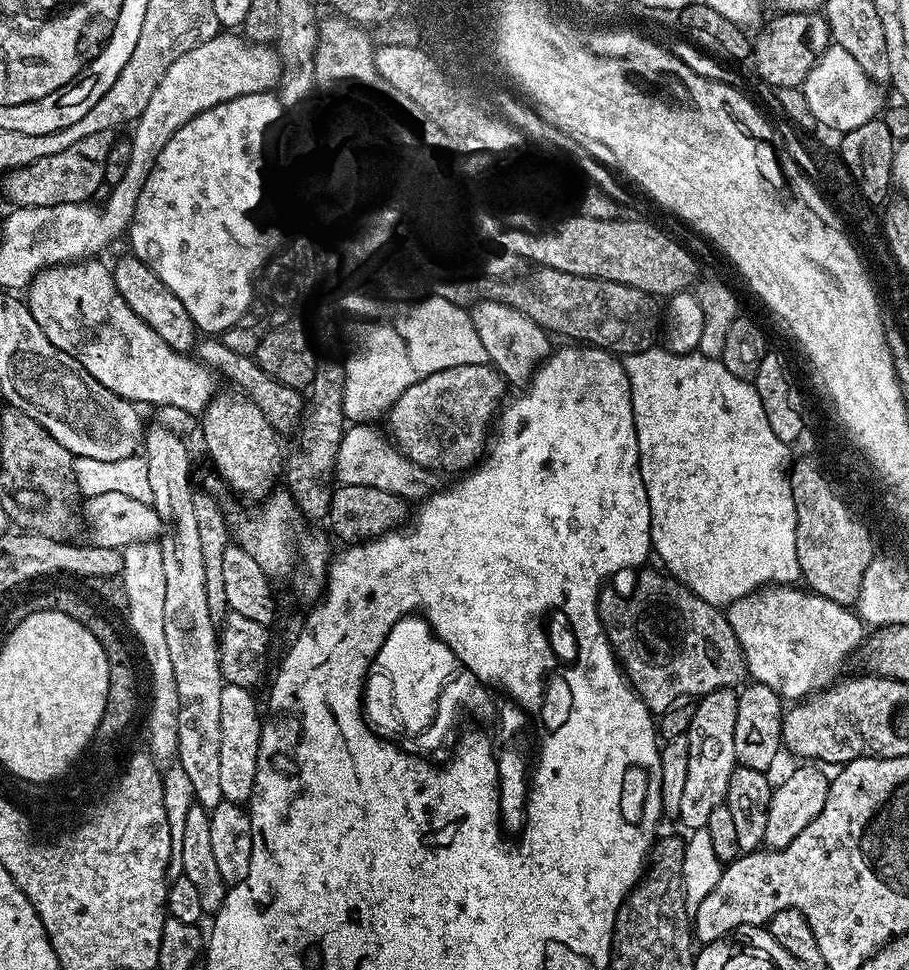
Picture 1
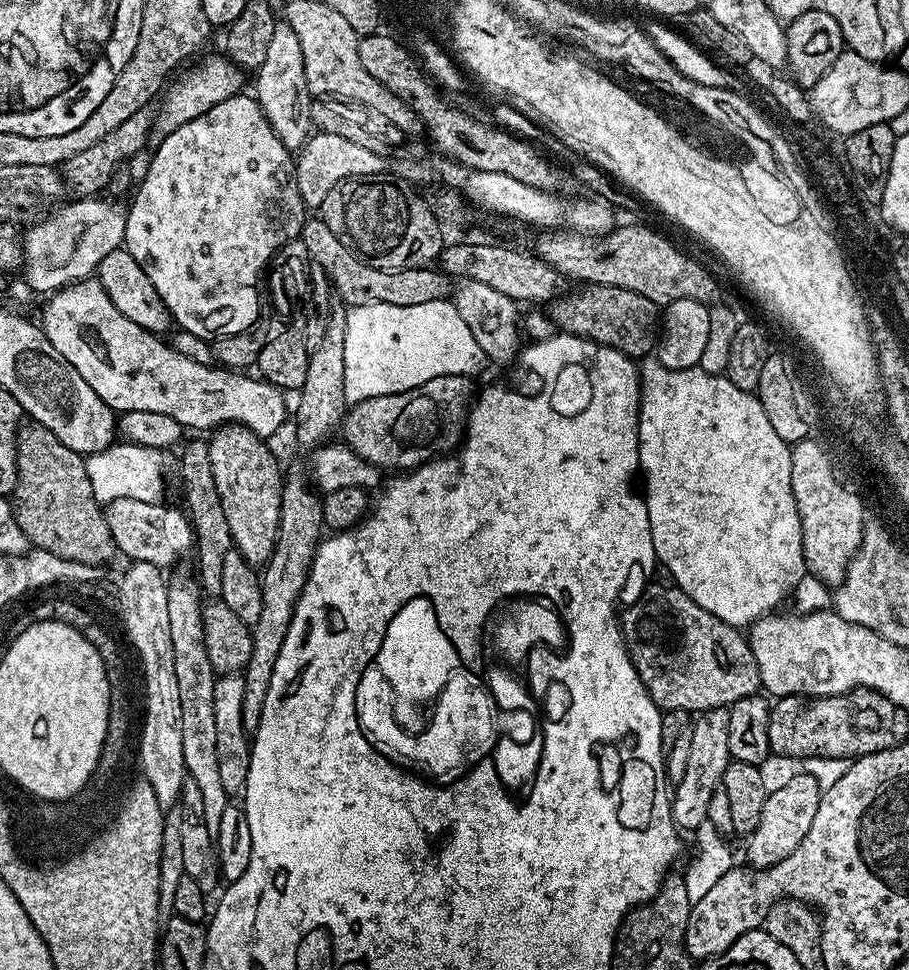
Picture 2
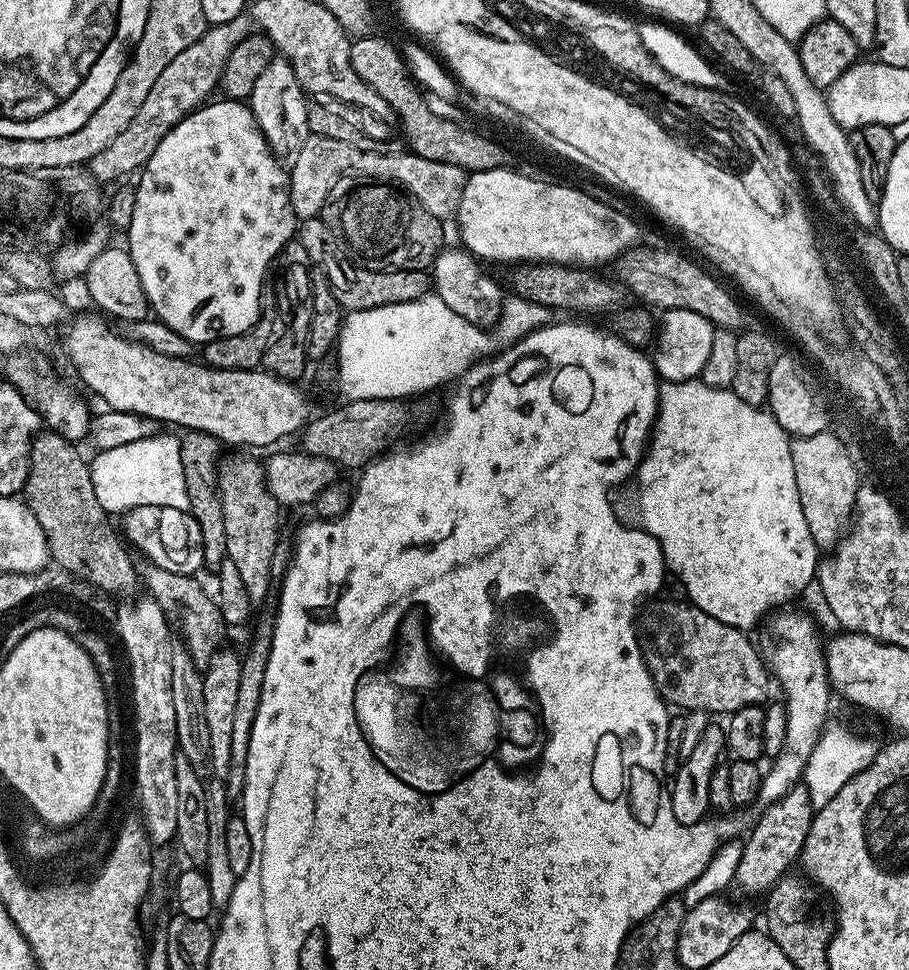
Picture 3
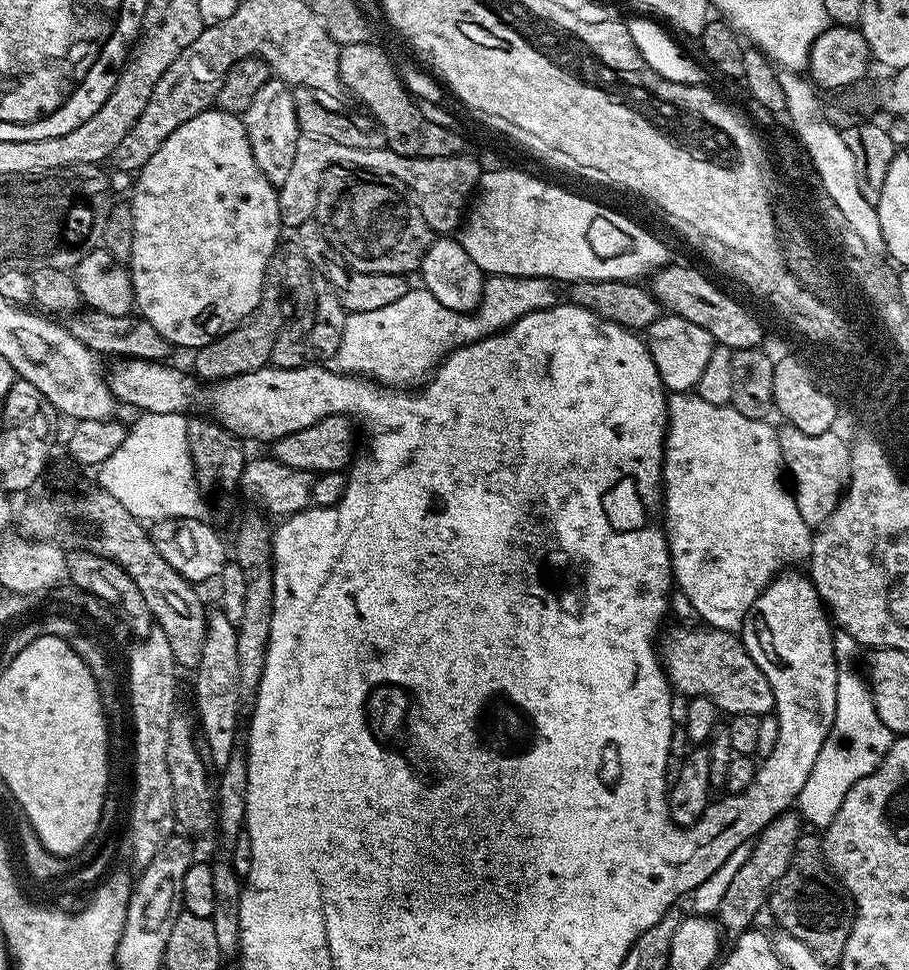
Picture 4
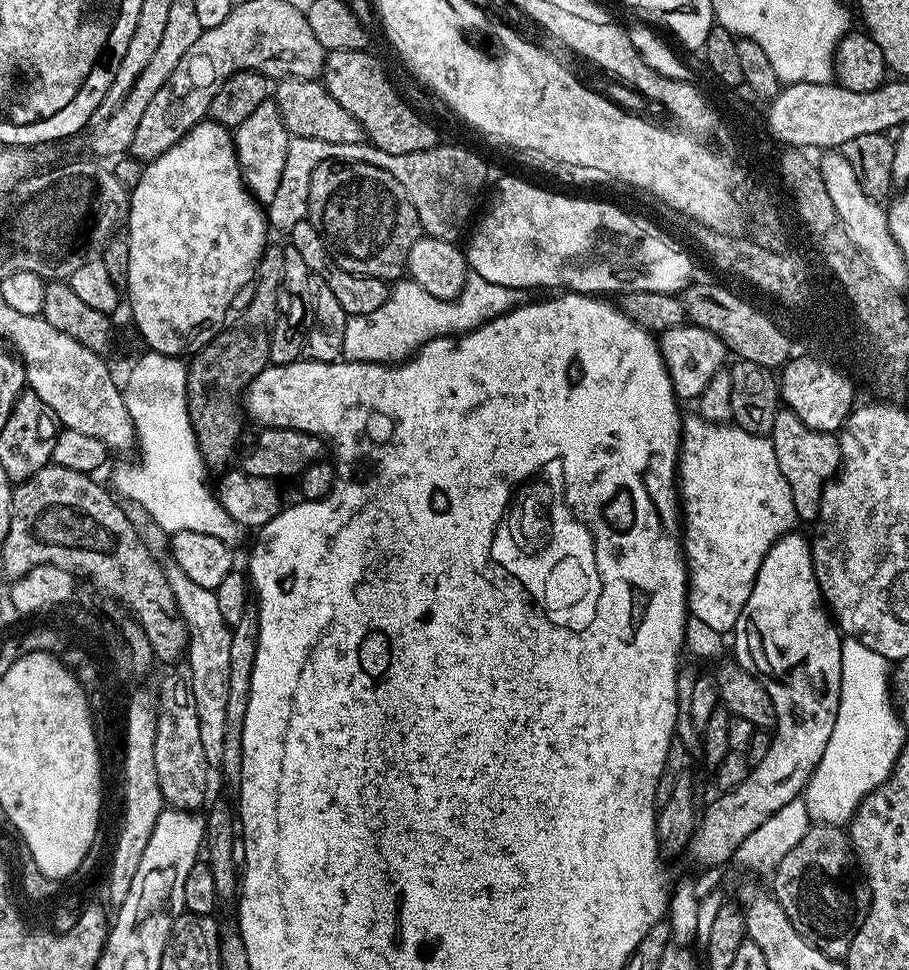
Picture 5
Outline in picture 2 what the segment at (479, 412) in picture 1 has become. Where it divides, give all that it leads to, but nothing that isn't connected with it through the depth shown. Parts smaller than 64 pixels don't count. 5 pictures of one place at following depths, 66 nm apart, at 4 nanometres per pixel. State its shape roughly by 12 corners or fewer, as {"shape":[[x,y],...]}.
{"shape":[[464,374],[351,405],[343,443],[382,470],[455,453]]}

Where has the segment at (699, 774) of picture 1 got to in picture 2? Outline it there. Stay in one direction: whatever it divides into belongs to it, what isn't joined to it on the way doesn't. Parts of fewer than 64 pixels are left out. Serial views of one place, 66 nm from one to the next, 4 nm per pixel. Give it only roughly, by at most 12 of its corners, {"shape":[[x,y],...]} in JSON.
{"shape":[[728,713],[691,725],[690,759],[670,796],[680,830],[707,821],[732,759]]}

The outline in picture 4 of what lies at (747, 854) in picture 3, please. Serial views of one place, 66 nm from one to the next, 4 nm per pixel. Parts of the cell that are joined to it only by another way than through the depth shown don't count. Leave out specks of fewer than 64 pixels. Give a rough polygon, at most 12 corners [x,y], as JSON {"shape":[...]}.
{"shape":[[792,810],[751,845],[722,894],[718,923],[737,938],[757,923],[802,835]]}

